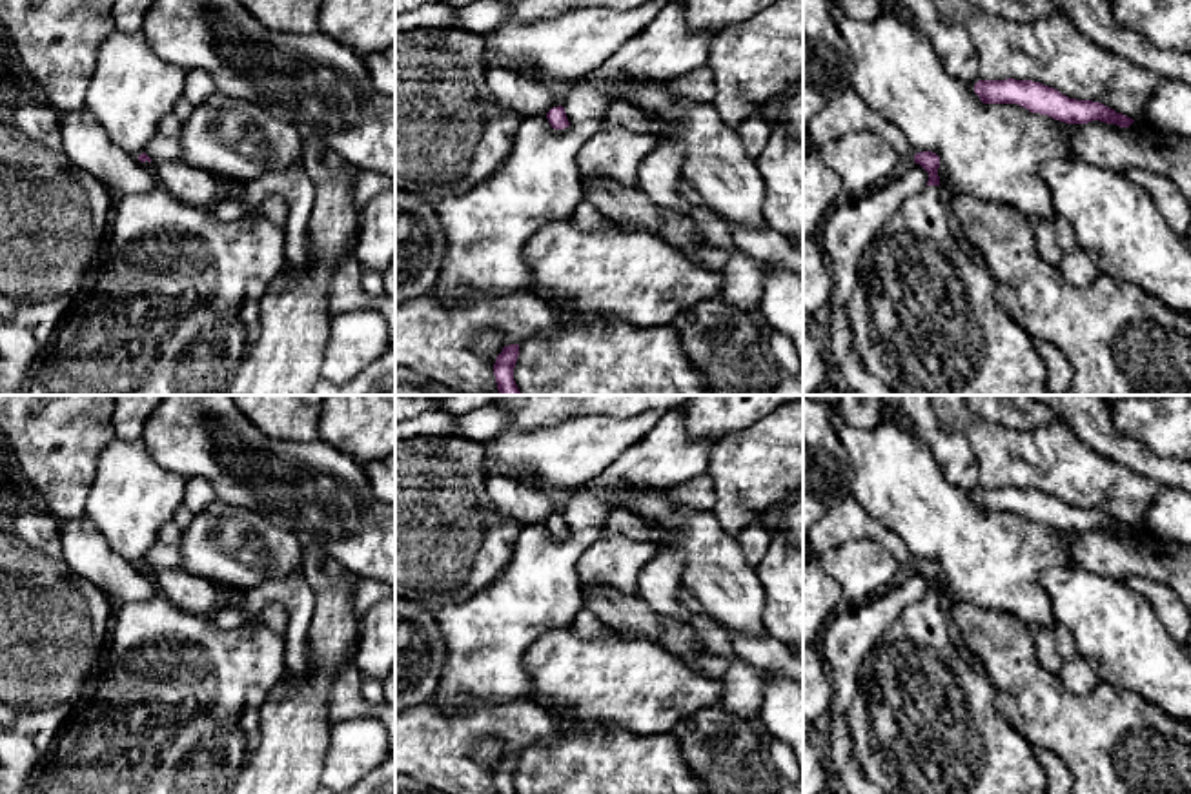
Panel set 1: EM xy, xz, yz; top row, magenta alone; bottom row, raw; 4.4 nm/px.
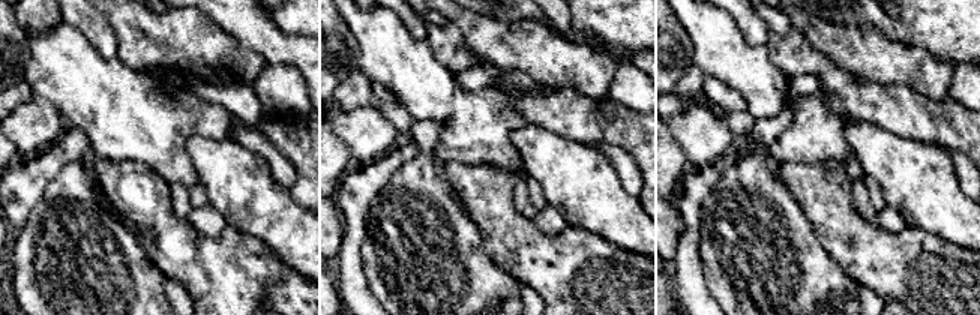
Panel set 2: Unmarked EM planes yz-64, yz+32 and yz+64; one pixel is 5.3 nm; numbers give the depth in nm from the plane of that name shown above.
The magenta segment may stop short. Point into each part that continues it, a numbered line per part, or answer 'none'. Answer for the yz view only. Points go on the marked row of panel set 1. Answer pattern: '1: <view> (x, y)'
1: yz (926, 319)

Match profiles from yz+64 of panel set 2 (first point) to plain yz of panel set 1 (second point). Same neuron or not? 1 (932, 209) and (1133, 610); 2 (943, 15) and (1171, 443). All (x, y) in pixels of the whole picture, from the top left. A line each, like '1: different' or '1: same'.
1: same
2: same

